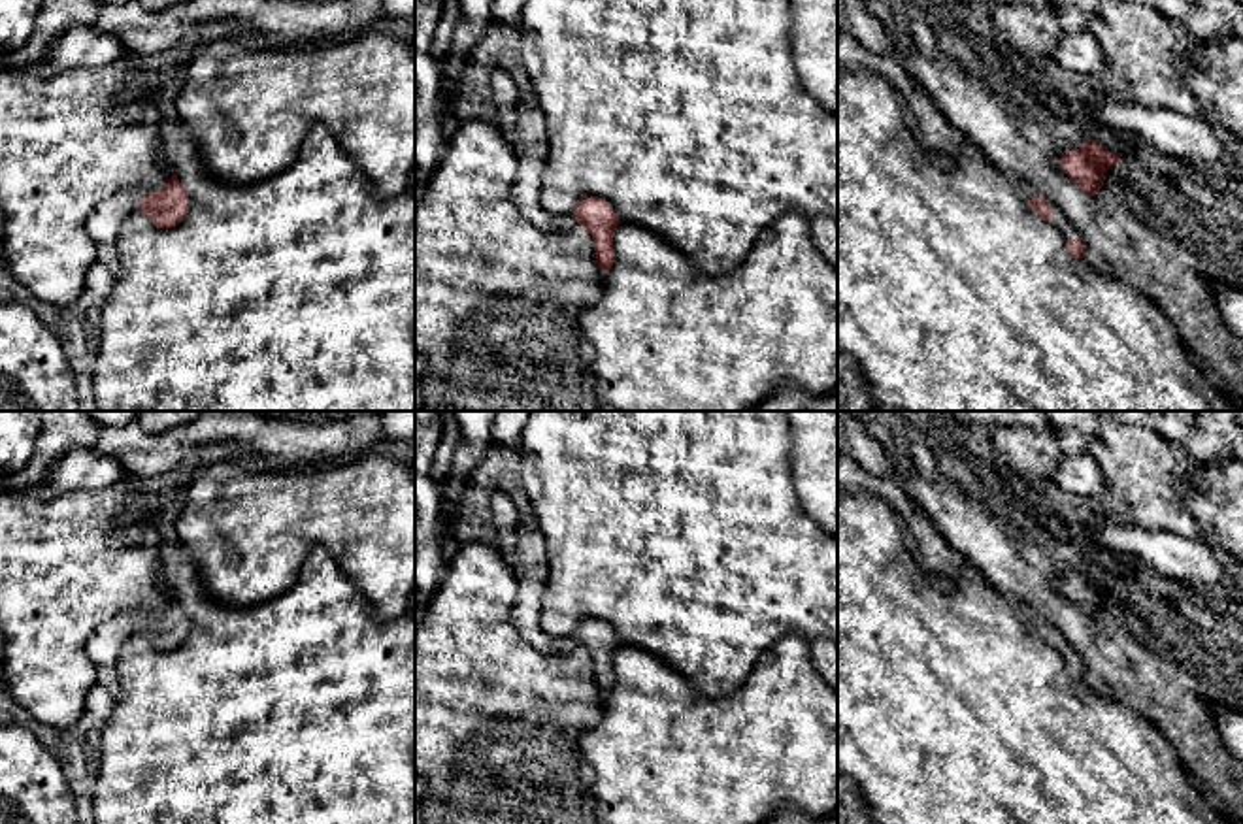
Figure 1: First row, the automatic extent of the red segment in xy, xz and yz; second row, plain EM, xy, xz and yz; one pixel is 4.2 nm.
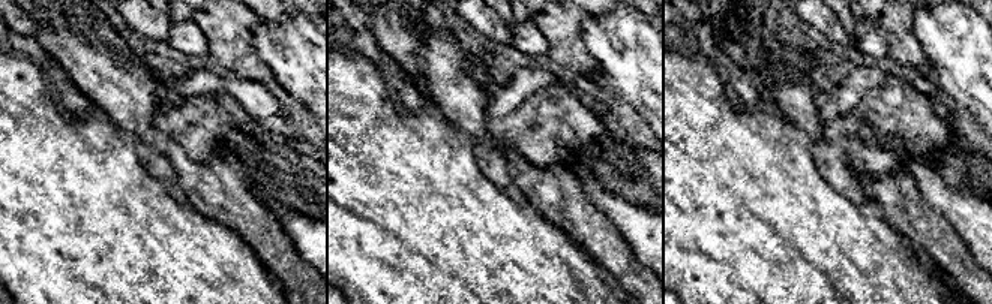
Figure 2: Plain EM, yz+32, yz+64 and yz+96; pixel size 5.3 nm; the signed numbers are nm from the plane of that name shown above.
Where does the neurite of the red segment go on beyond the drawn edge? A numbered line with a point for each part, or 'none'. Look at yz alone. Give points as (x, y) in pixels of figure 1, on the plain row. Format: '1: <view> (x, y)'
1: yz (1059, 642)

